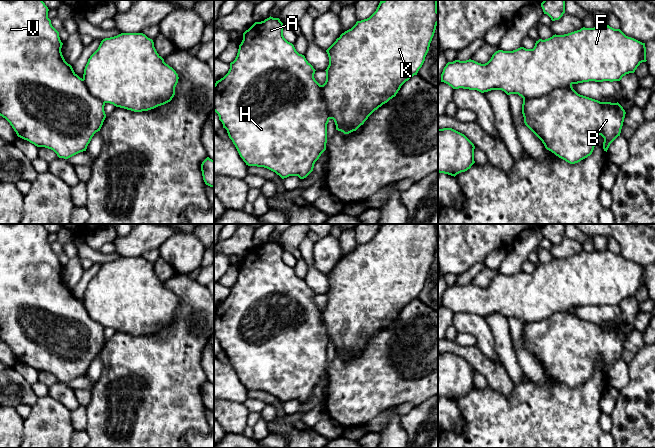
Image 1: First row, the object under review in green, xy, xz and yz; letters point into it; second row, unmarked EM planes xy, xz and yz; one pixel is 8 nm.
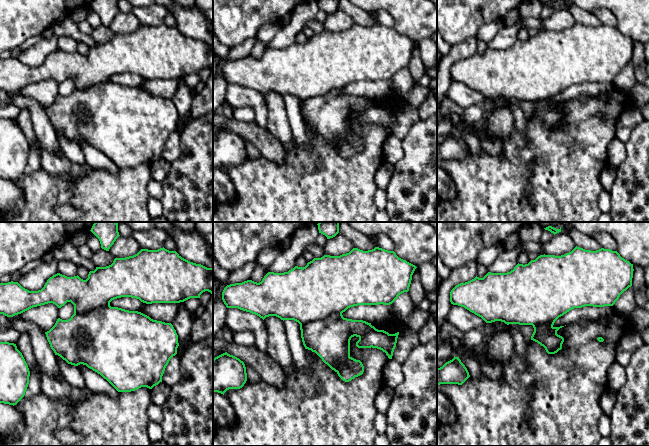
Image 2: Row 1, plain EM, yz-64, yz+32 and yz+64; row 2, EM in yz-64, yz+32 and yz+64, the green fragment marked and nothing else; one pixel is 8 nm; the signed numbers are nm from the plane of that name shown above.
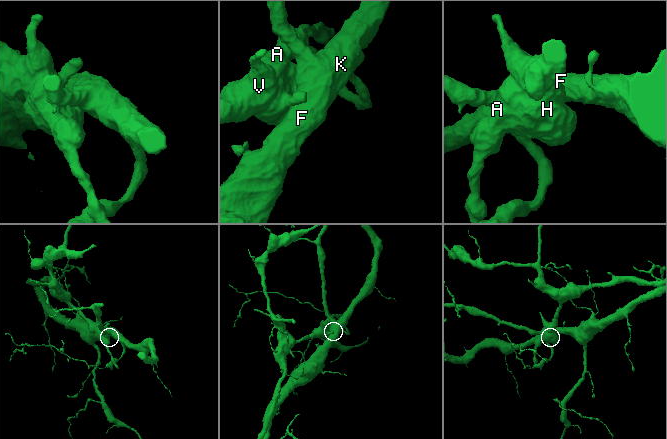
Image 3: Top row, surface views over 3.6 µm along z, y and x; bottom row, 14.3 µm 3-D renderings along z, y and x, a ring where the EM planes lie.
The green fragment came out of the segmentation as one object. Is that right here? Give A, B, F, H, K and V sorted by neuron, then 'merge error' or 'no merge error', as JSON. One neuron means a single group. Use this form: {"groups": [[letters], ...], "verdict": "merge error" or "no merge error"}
{"groups": [["A", "B", "H", "V"], ["F", "K"]], "verdict": "merge error"}

